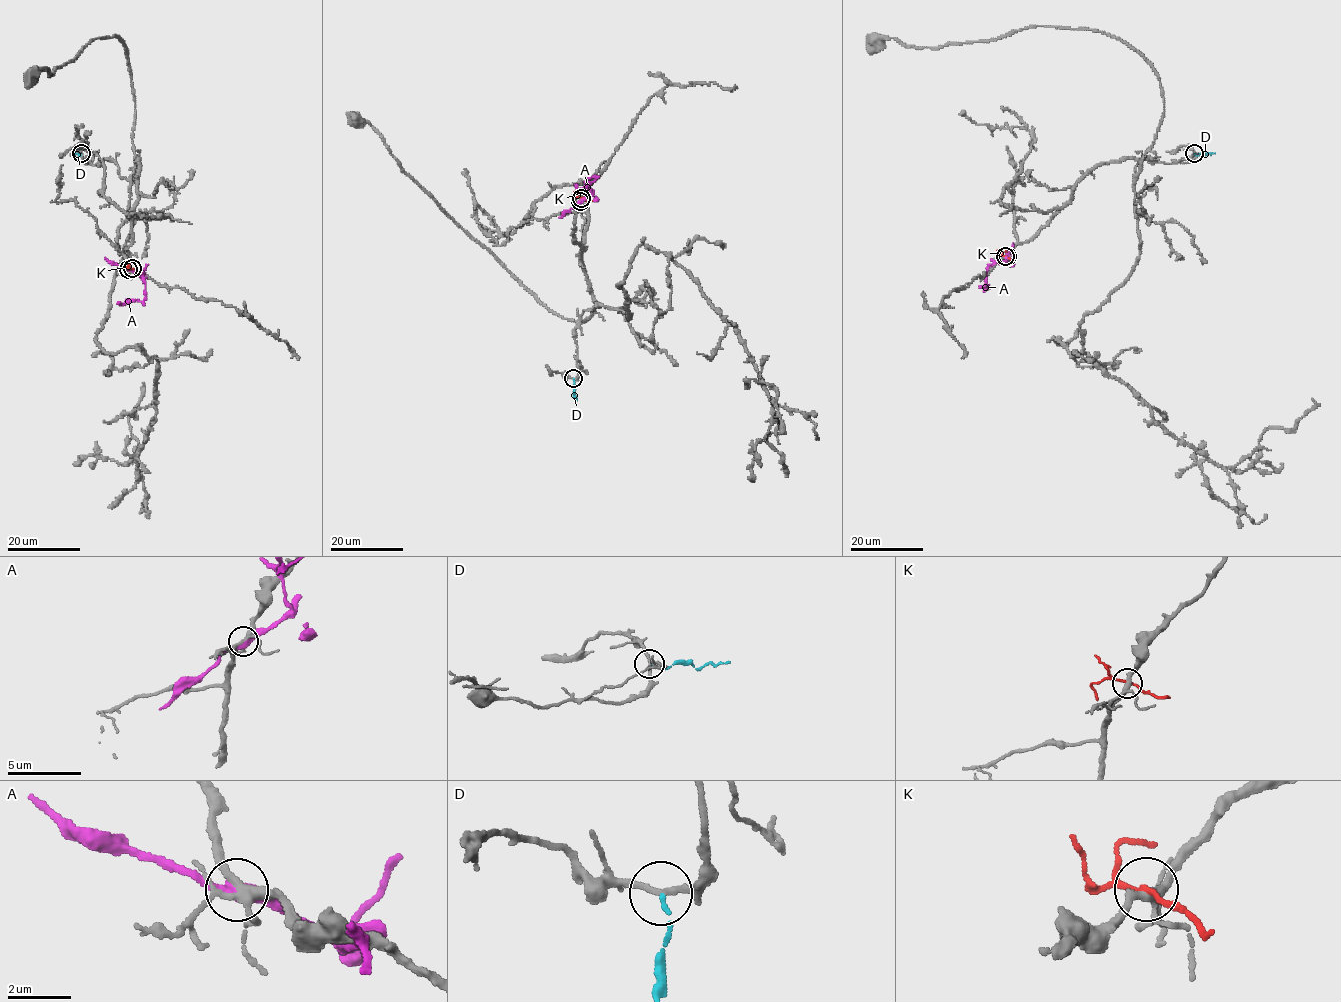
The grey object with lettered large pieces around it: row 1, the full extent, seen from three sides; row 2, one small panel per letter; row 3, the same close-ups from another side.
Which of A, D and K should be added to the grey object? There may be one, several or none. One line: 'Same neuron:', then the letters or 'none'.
Same neuron: none

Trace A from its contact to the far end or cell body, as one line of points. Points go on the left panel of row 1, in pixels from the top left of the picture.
A: (128, 269), (143, 275), (145, 298), (118, 302)

